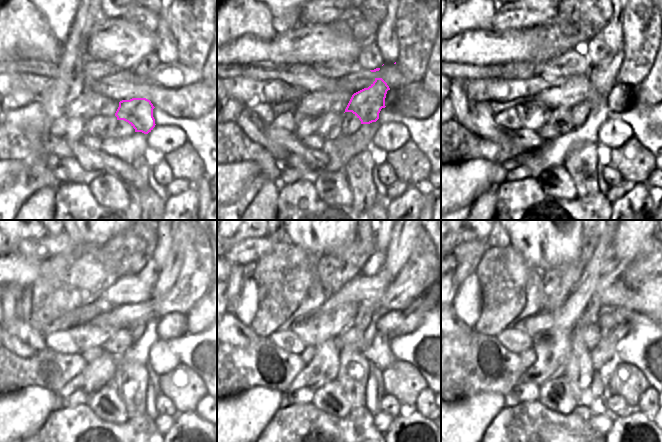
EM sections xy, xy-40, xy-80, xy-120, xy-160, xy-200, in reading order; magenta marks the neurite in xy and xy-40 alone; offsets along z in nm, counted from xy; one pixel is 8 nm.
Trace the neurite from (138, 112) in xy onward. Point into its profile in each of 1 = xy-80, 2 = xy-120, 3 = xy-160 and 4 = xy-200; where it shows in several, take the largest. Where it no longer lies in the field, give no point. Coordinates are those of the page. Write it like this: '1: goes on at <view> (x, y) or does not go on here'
1: goes on at xy-80 (603, 76)
2: goes on at xy-120 (168, 274)
3: goes on at xy-160 (401, 243)
4: goes on at xy-200 (627, 241)

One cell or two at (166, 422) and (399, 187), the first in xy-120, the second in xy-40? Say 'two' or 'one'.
one

